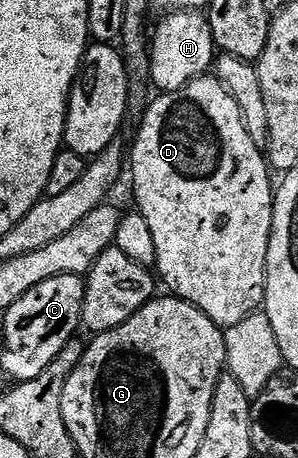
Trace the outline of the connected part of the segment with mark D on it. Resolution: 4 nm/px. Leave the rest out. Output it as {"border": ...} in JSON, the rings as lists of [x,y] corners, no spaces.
{"border":[[[214,74],[196,76],[182,89],[182,96],[191,107],[191,113],[168,128],[166,102],[152,102],[143,120],[147,128],[140,130],[135,149],[129,152],[129,172],[131,168],[135,175],[138,211],[149,222],[149,230],[153,230],[153,246],[157,246],[154,267],[158,279],[162,283],[164,280],[180,300],[188,300],[226,330],[247,319],[265,300],[267,251],[275,221],[275,192],[267,174],[269,161],[251,137],[239,101],[219,77]]]}

